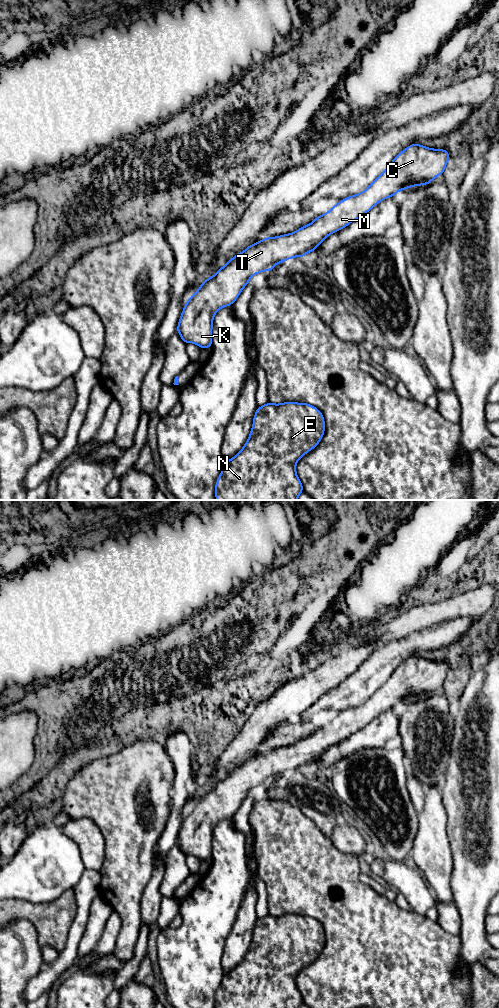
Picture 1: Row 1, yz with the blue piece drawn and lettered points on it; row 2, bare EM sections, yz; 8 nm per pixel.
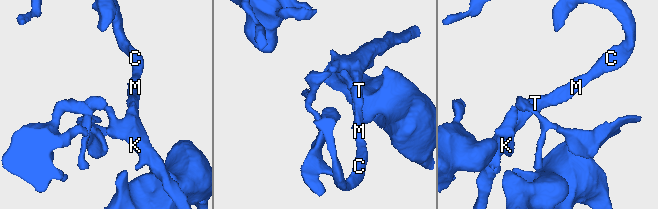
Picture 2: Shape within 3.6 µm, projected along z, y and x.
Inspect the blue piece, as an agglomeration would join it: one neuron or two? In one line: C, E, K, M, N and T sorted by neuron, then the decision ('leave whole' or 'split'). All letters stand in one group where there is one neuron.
groups C E K M N T; leave whole

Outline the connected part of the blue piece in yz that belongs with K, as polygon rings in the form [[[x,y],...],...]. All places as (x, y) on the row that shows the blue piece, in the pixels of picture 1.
[[[414,143],[401,151],[388,167],[363,192],[339,201],[328,212],[319,215],[313,222],[297,231],[276,237],[267,237],[249,245],[211,277],[201,283],[198,290],[187,300],[181,313],[177,332],[185,344],[194,343],[202,348],[212,347],[213,318],[221,308],[231,306],[252,276],[263,271],[270,272],[277,264],[295,257],[304,257],[313,252],[330,234],[347,227],[386,198],[393,197],[400,190],[420,185],[428,185],[444,173],[449,160],[445,149],[433,149]]]

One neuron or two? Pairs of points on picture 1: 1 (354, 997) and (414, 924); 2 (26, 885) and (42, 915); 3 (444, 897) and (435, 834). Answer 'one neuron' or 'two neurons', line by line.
1: one neuron
2: two neurons
3: one neuron

